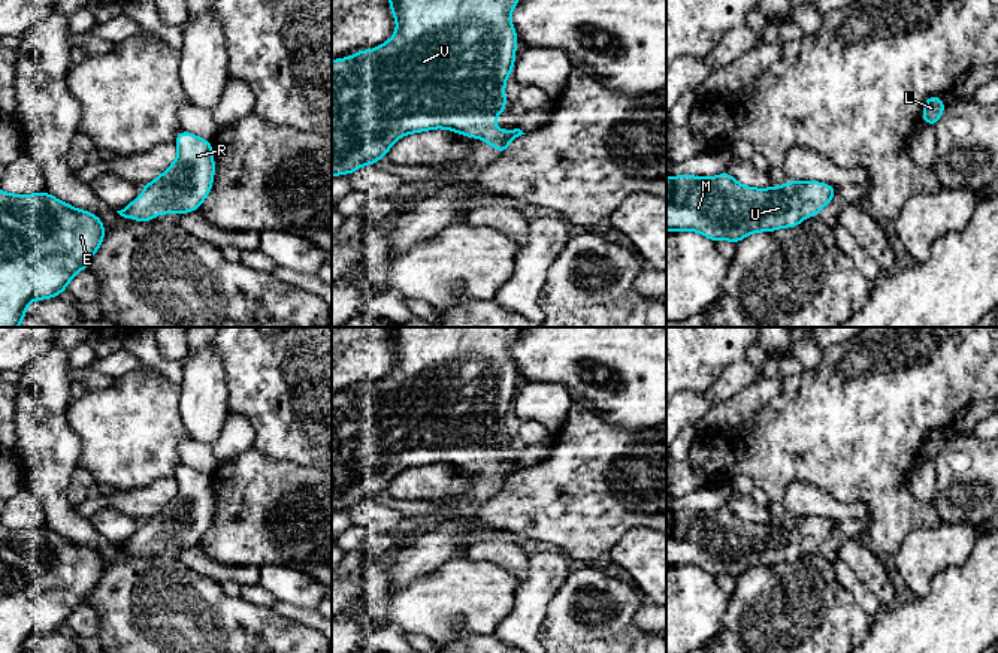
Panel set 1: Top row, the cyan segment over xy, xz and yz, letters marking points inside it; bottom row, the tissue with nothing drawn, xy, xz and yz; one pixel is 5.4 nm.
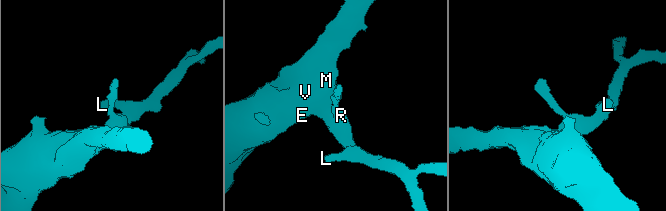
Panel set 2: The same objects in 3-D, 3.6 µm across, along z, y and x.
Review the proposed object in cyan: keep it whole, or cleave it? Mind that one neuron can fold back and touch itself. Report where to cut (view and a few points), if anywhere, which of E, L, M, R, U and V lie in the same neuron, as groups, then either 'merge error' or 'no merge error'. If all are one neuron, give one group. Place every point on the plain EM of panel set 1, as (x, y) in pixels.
no cut | E L M R U V | no merge error

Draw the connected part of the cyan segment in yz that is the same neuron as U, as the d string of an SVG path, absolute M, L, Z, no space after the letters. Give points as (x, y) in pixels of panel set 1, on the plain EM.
M728 507L714 513L695 510L666 511L666 565L695 565L714 578L728 574L734 578L756 566L772 566L796 562L804 551L816 553L817 547L837 532L831 519L817 516L789 516L772 523L744 522Z

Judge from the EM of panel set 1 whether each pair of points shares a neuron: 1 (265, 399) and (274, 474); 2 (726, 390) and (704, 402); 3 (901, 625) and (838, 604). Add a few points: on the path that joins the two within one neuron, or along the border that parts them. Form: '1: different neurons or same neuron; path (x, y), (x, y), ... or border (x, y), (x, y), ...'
1: different neurons; border (253, 447), (272, 457), (293, 460), (307, 466)
2: same neuron; path (720, 390), (710, 398)
3: different neurons; border (873, 614), (873, 623), (865, 637)

